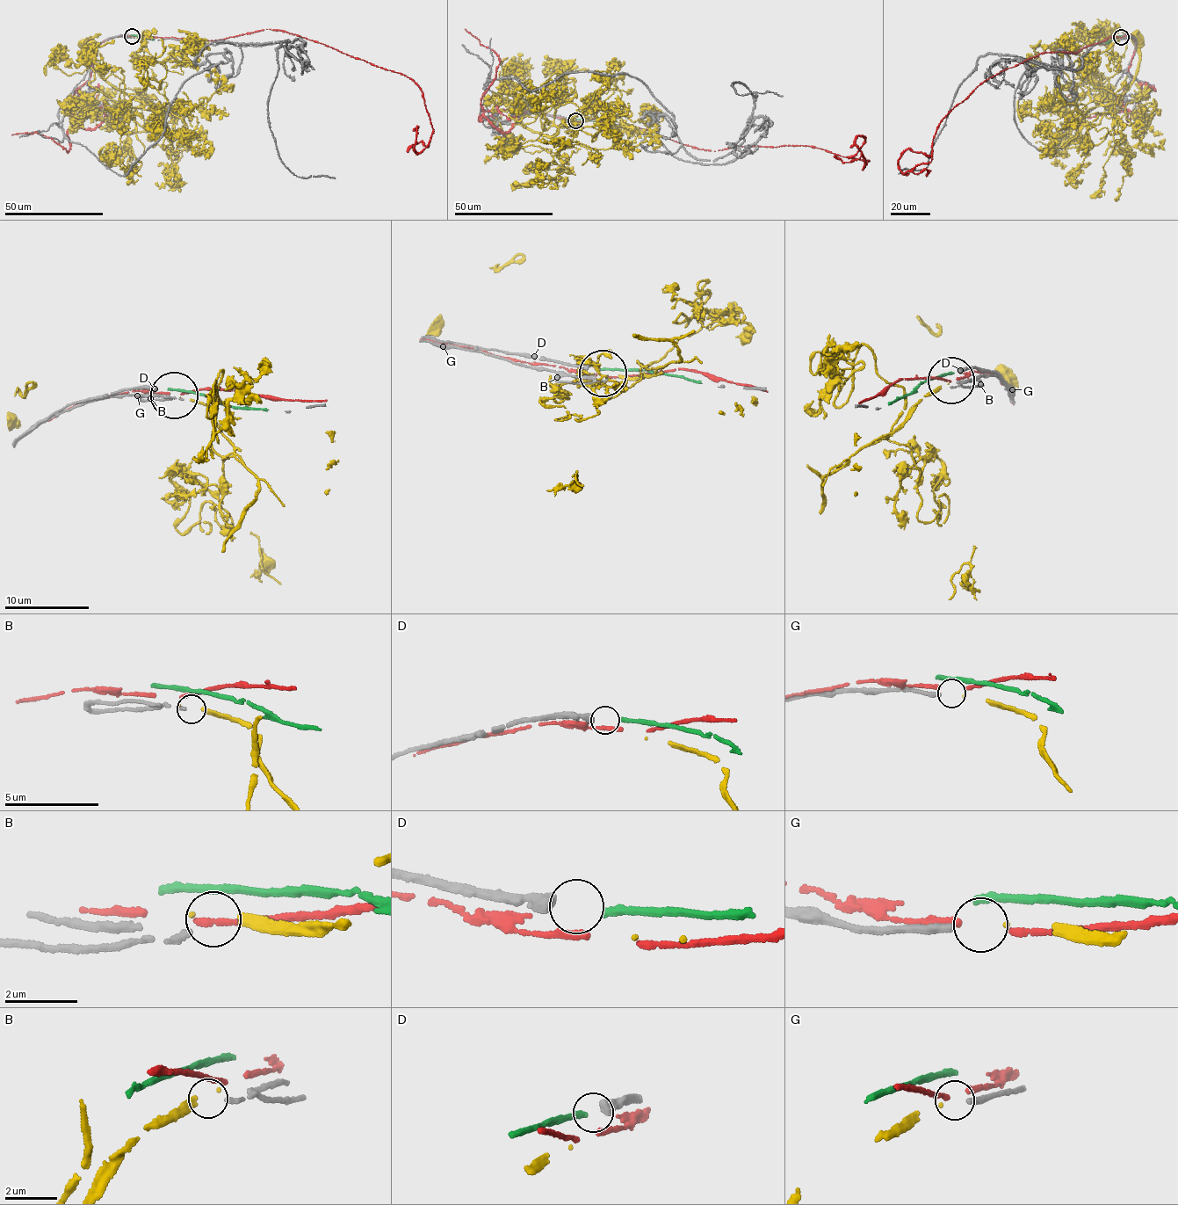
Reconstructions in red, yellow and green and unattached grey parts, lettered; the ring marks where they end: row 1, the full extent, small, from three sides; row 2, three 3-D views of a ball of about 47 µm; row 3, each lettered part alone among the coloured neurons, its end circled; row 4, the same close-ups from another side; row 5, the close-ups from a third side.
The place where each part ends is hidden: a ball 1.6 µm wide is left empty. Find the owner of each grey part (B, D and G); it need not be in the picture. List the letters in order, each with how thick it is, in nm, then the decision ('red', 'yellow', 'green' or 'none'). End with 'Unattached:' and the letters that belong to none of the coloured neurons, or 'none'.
B: calibre 160 nm; yellow
D: calibre 360 nm; green
G: calibre 220 nm; none
Unattached: G

